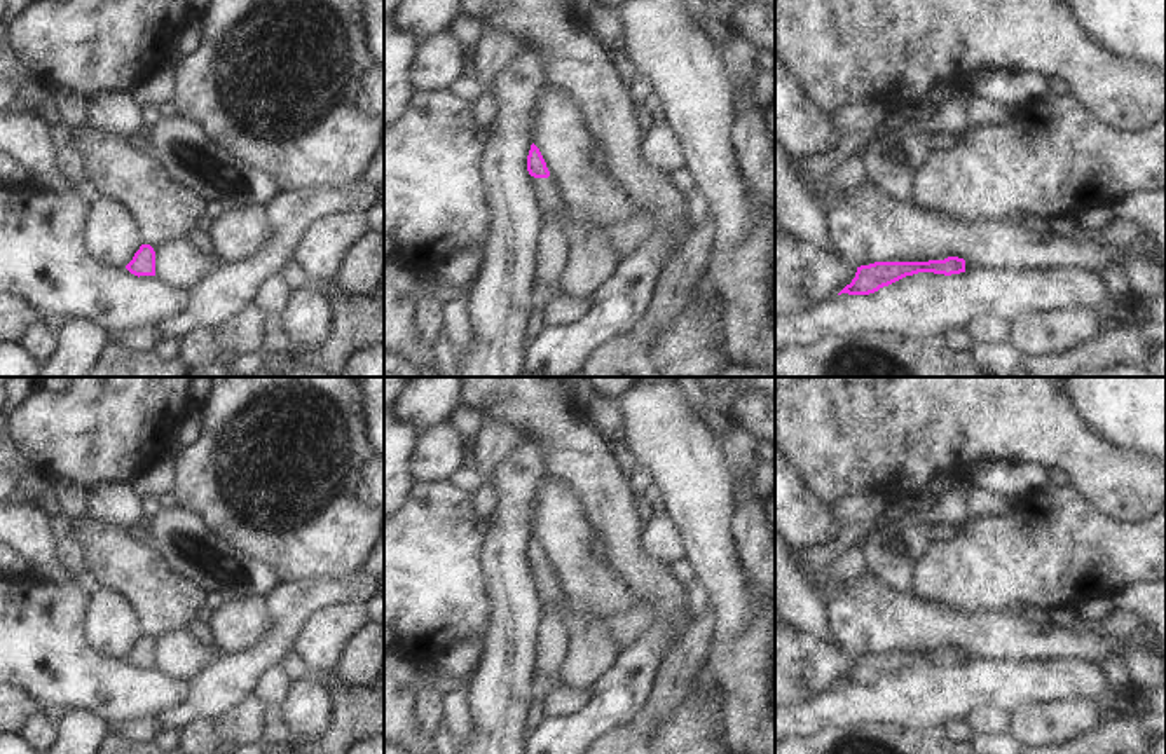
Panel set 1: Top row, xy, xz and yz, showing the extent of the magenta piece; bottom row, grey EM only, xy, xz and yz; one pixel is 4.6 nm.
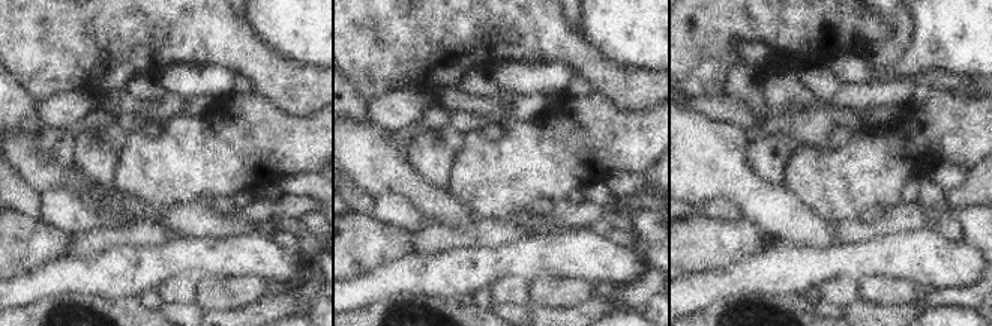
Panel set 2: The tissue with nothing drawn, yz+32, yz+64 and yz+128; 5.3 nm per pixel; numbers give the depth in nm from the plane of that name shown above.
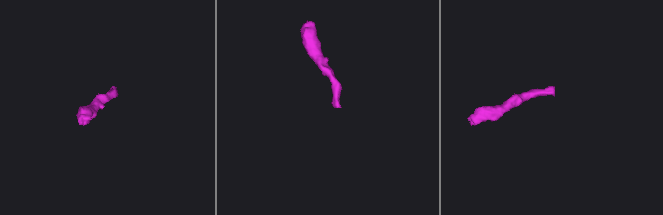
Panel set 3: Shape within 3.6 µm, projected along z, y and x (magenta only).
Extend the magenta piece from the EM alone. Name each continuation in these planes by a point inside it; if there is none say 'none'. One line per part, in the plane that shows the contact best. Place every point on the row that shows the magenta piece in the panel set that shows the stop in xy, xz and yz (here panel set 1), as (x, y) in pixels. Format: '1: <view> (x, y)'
1: xz (550, 253)

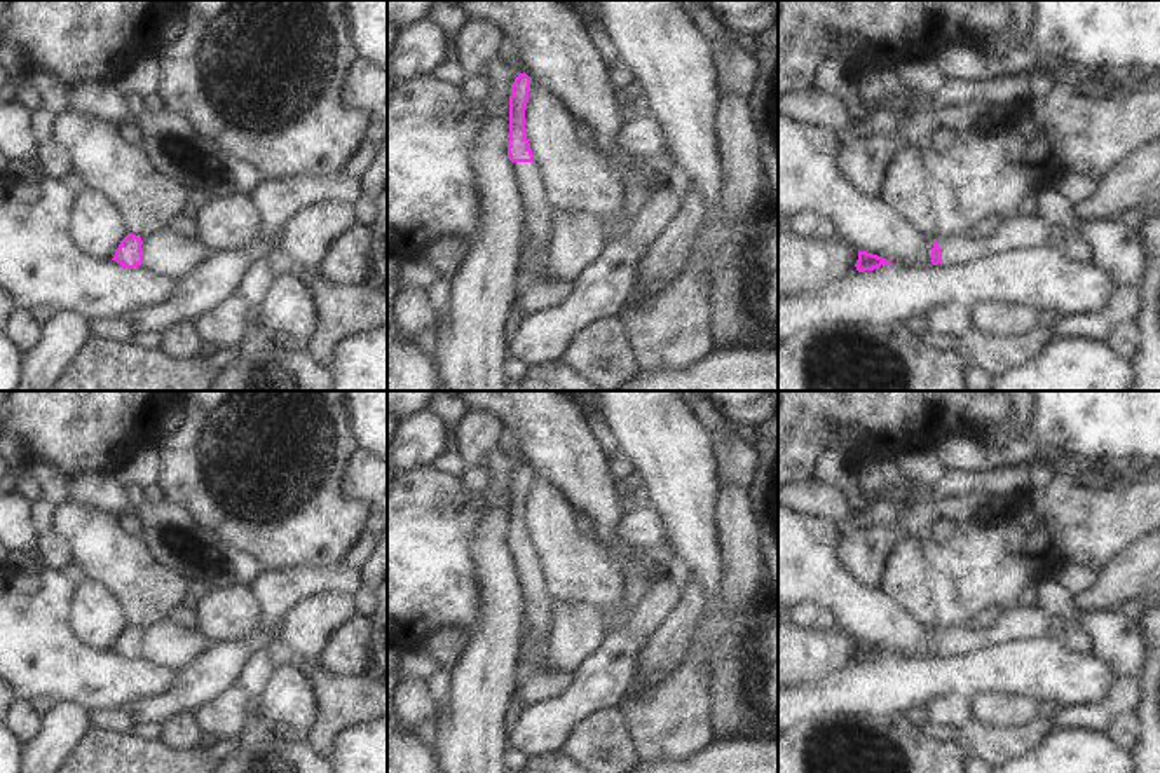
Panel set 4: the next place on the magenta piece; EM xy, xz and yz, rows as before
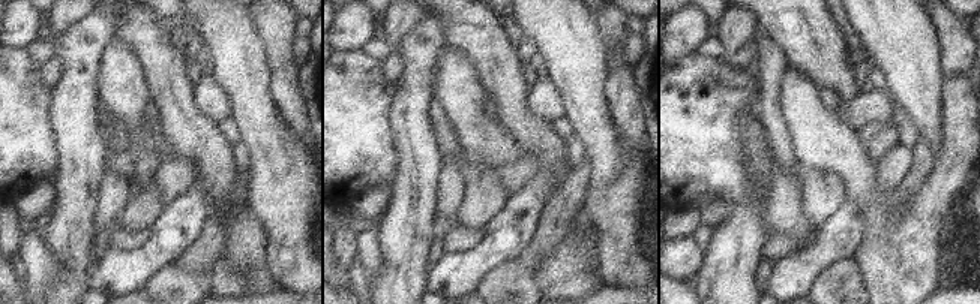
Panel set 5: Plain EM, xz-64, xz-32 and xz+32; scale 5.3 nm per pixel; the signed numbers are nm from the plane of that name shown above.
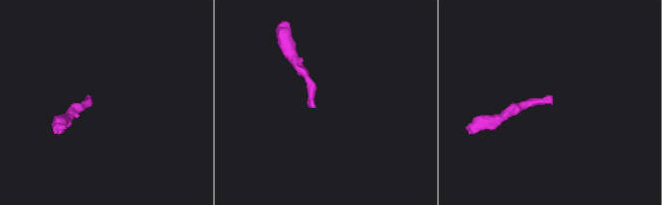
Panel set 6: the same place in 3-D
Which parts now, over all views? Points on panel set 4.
1: yz (1019, 232)

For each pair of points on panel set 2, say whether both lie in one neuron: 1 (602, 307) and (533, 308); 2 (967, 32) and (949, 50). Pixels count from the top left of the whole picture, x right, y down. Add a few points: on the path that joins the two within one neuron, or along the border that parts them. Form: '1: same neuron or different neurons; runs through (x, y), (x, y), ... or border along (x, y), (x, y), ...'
1: same neuron; runs through (586, 310), (550, 310)
2: same neuron; runs through (962, 36), (953, 45)

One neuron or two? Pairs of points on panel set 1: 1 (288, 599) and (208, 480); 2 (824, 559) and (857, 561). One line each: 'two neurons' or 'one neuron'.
1: two neurons
2: two neurons

